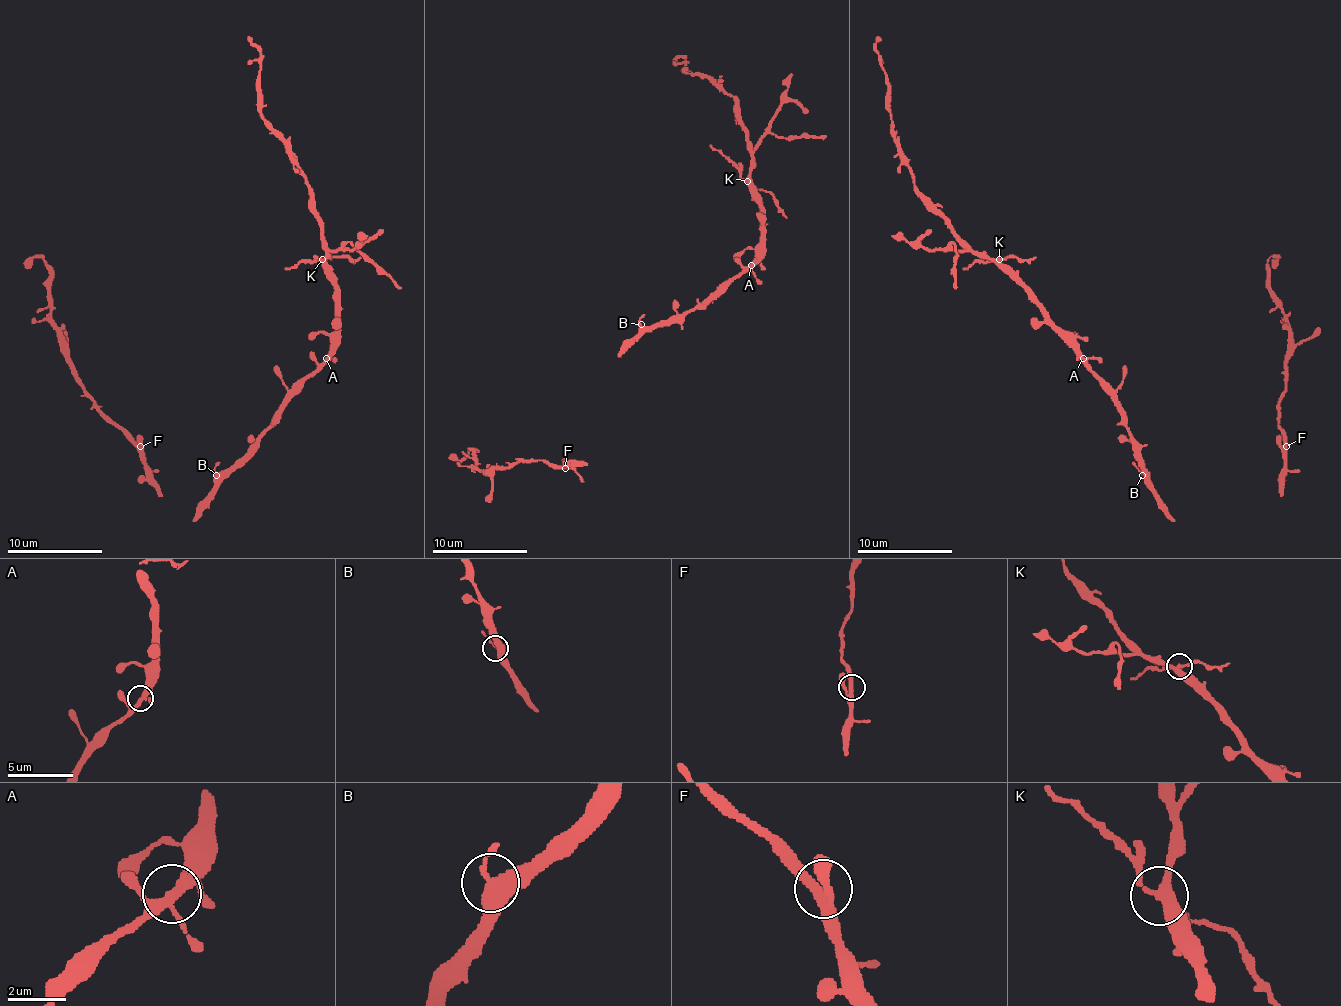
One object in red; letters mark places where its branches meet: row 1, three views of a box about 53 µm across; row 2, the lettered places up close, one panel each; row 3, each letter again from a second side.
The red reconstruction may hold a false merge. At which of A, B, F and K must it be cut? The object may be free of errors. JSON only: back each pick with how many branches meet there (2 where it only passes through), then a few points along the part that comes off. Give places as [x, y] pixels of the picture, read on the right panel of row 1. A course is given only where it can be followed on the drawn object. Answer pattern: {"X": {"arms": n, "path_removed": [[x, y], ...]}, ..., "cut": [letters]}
{"K": {"arms": 4, "path_removed": [[999, 260], [1035, 258]]}, "cut": ["K"]}

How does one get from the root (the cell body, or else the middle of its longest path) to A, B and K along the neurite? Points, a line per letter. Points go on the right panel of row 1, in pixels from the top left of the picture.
A: (1130, 434), (1116, 394), (1083, 358)
B: (1130, 434), (1138, 463), (1145, 472), (1142, 475)
K: (1130, 434), (1116, 394), (1078, 355), (1076, 346), (1049, 320), (1035, 296), (999, 260)

